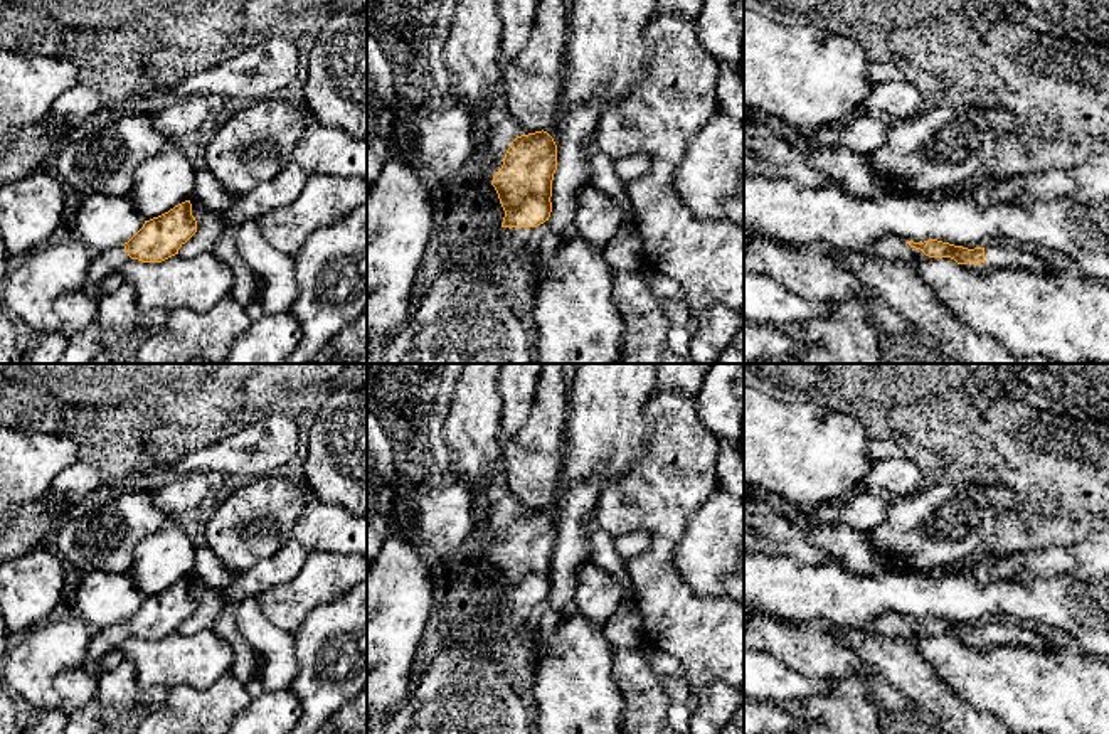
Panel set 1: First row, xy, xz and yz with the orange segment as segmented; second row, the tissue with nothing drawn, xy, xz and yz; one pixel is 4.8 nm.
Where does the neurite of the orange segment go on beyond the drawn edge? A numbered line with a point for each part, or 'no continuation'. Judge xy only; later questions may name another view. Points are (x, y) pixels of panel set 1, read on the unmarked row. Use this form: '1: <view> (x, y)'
1: xy (105, 640)

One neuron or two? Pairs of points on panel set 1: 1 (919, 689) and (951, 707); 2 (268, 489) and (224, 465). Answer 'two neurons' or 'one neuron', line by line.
1: one neuron
2: two neurons

